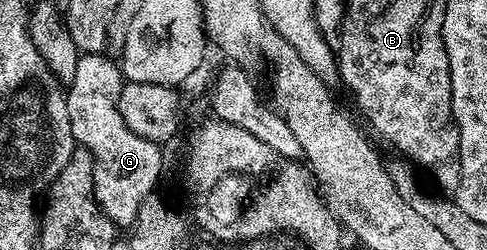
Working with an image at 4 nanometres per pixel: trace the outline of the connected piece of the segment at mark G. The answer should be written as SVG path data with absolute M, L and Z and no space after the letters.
M82 54L78 67L75 68L75 77L67 84L67 117L71 121L71 133L74 144L85 147L93 155L96 167L95 182L97 184L97 204L111 217L111 221L117 224L118 228L125 229L136 224L137 215L145 206L149 195L153 191L153 186L157 183L157 178L161 175L161 151L158 144L147 141L139 137L139 133L131 133L127 129L123 117L119 117L119 93L123 76L121 68L116 62L105 59L104 54L86 55Z

